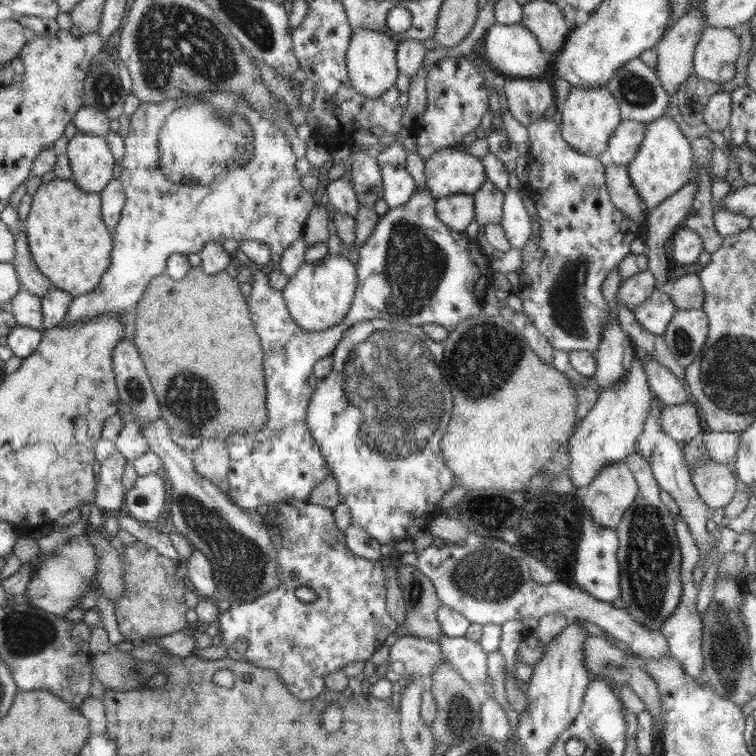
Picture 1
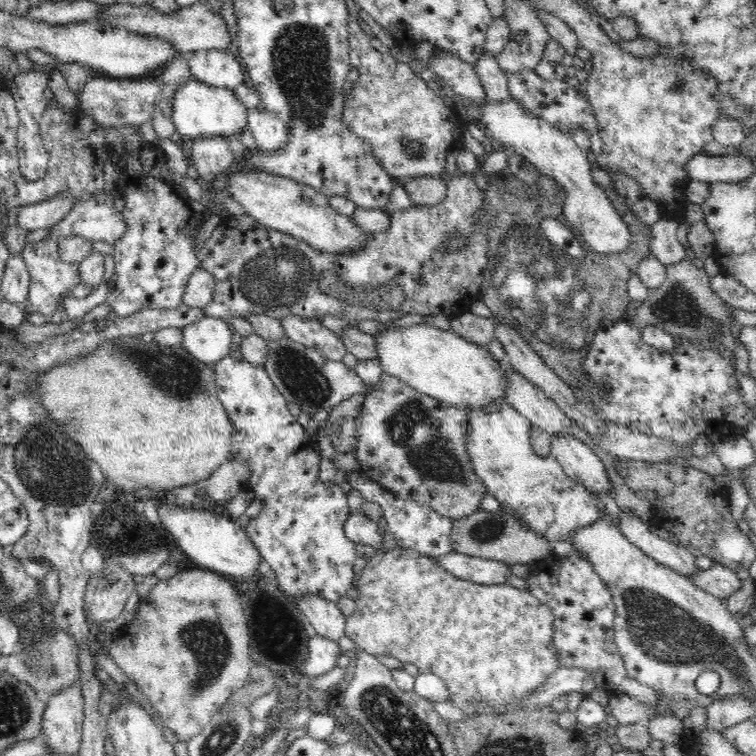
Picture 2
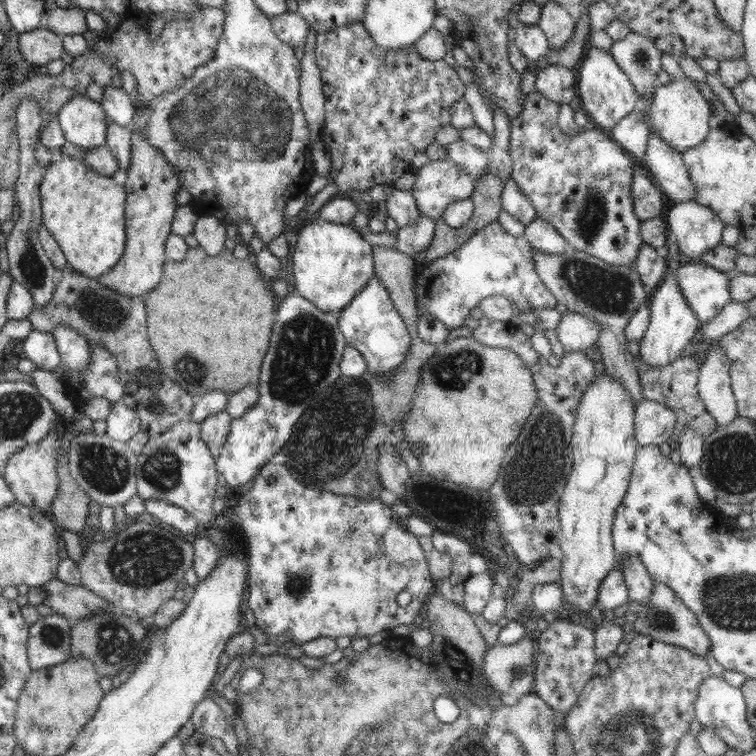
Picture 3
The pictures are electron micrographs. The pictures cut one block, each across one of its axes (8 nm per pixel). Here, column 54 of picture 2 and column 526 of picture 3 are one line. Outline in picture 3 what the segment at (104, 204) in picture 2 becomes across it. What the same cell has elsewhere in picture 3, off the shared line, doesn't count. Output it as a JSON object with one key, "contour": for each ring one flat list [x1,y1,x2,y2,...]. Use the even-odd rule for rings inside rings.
{"contour":[[542,217,533,218,525,225,525,238,532,248,546,254,562,254,568,247,559,232]]}

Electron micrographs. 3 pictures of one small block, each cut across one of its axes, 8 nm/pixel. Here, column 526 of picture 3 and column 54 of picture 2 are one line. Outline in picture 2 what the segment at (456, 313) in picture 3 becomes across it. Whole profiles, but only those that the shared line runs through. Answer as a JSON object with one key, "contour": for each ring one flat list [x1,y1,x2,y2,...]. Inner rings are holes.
{"contour":[[54,239,28,242,21,255,31,276,25,311,29,314,39,312,49,319,58,308,62,307,64,297,78,286,80,282,79,264,68,264,60,260,58,241,54,241]]}

